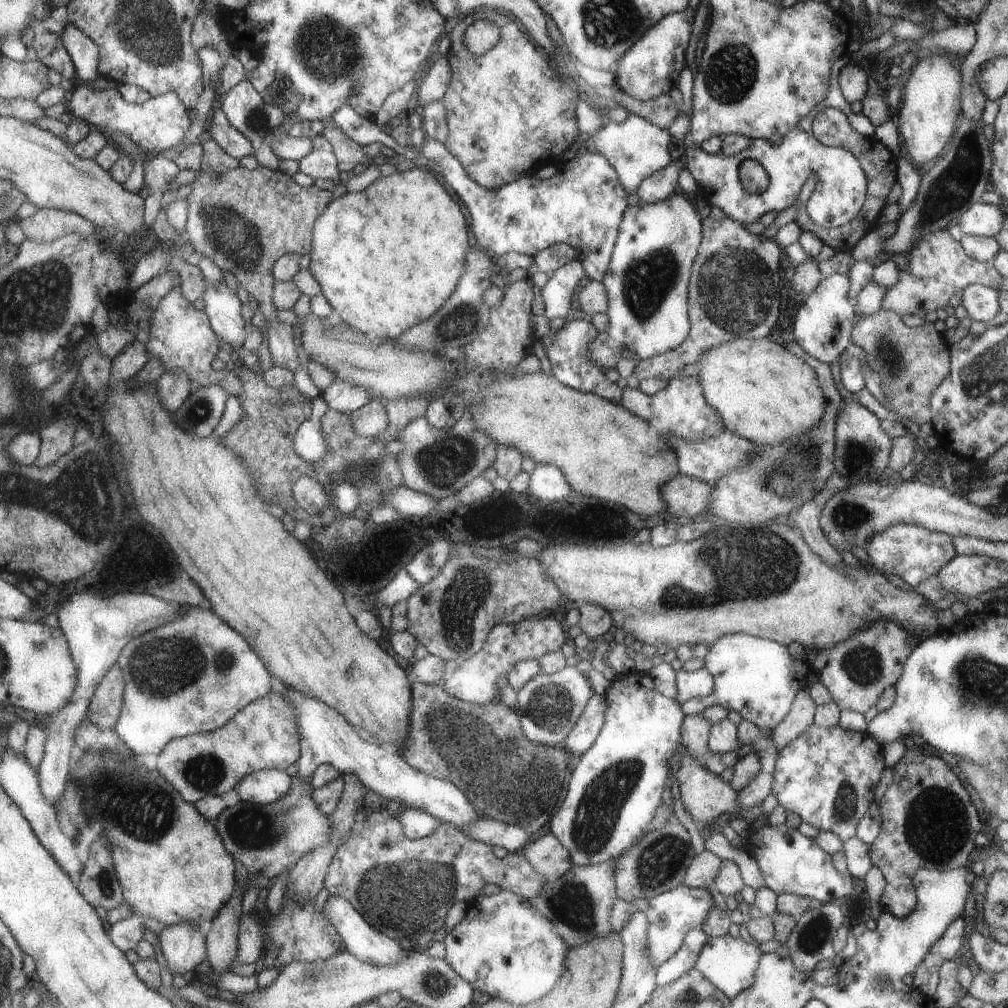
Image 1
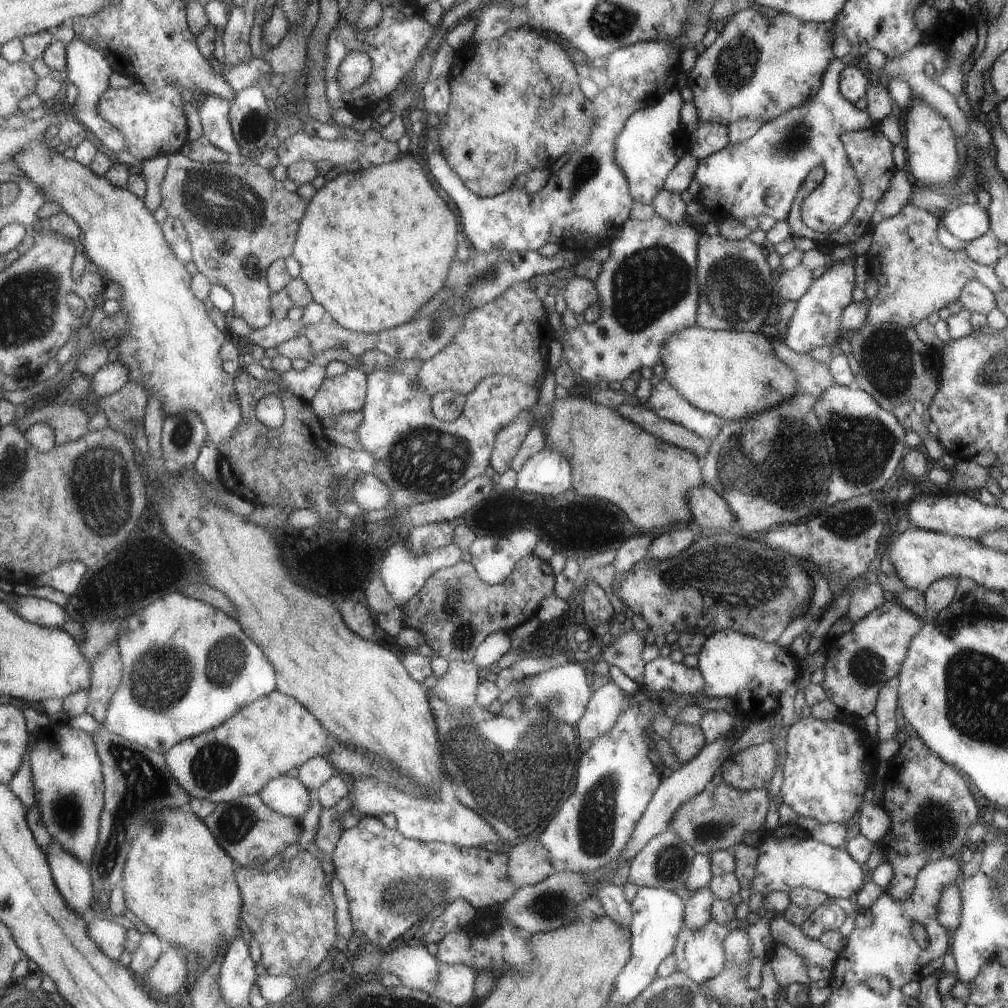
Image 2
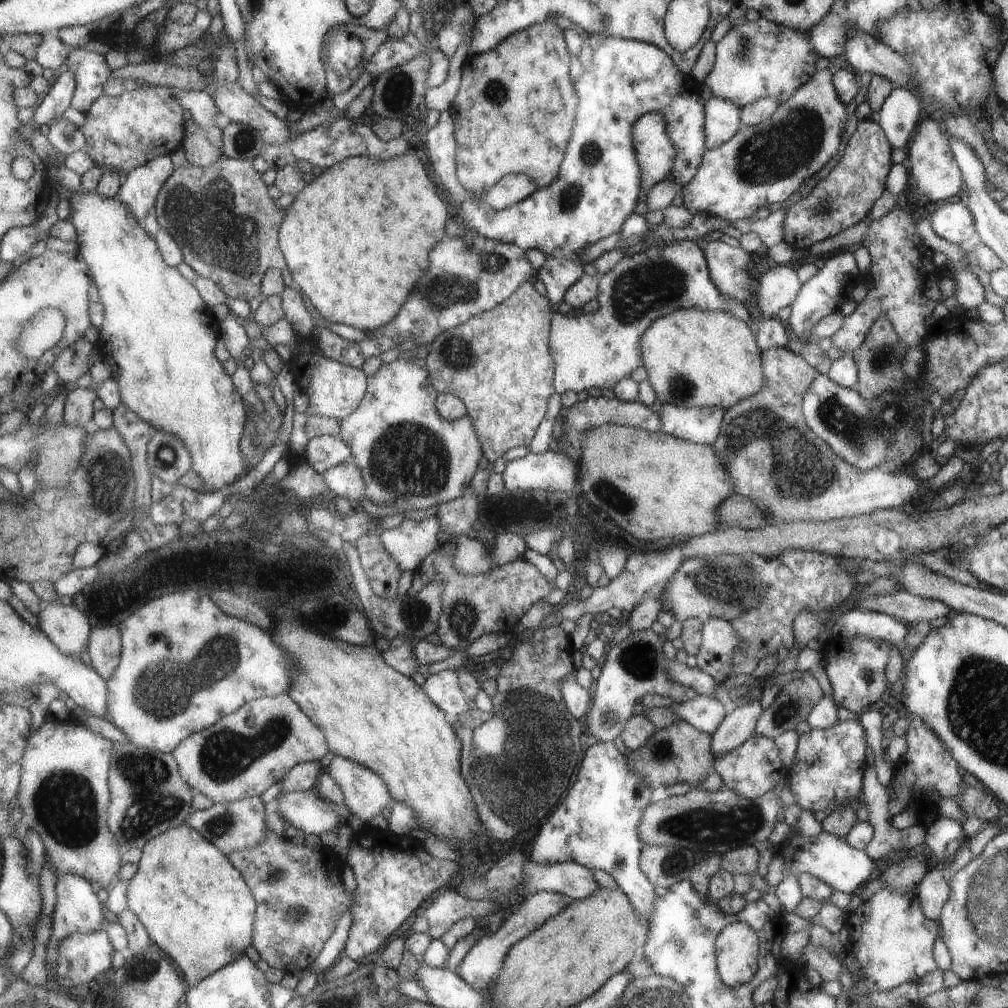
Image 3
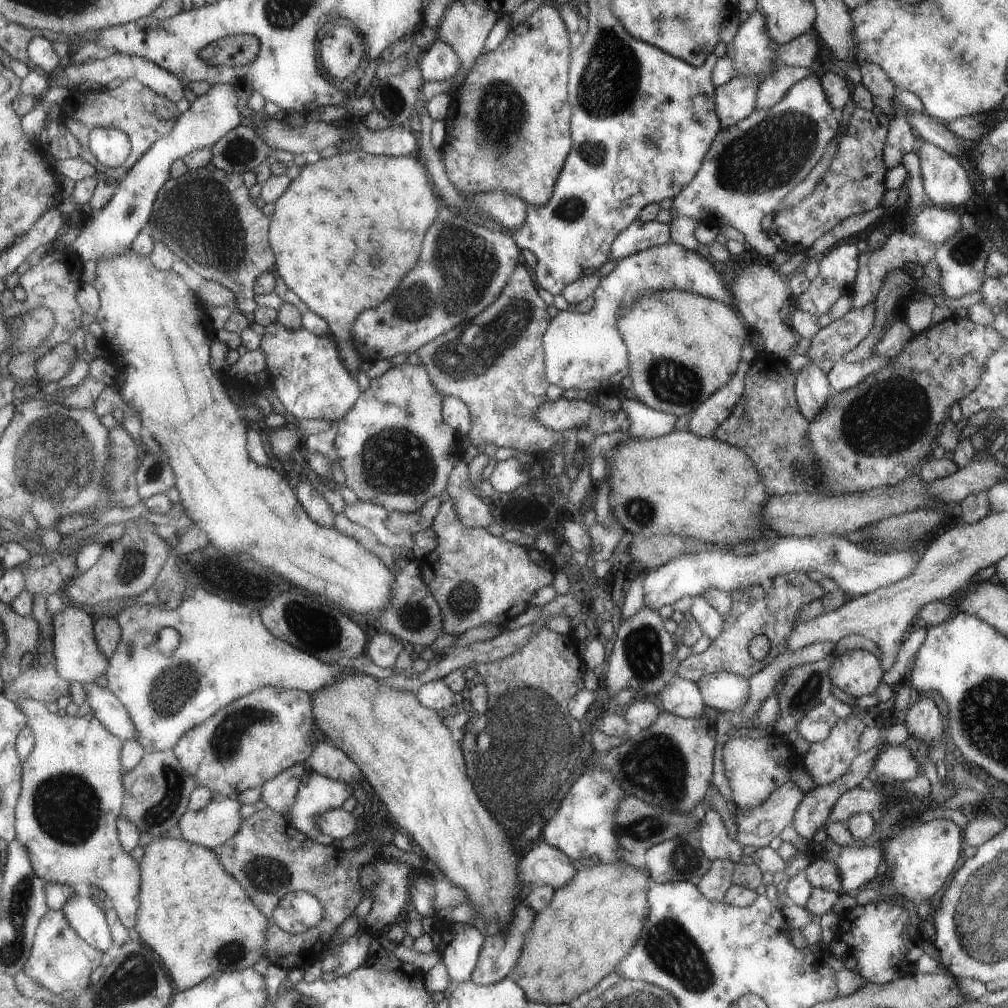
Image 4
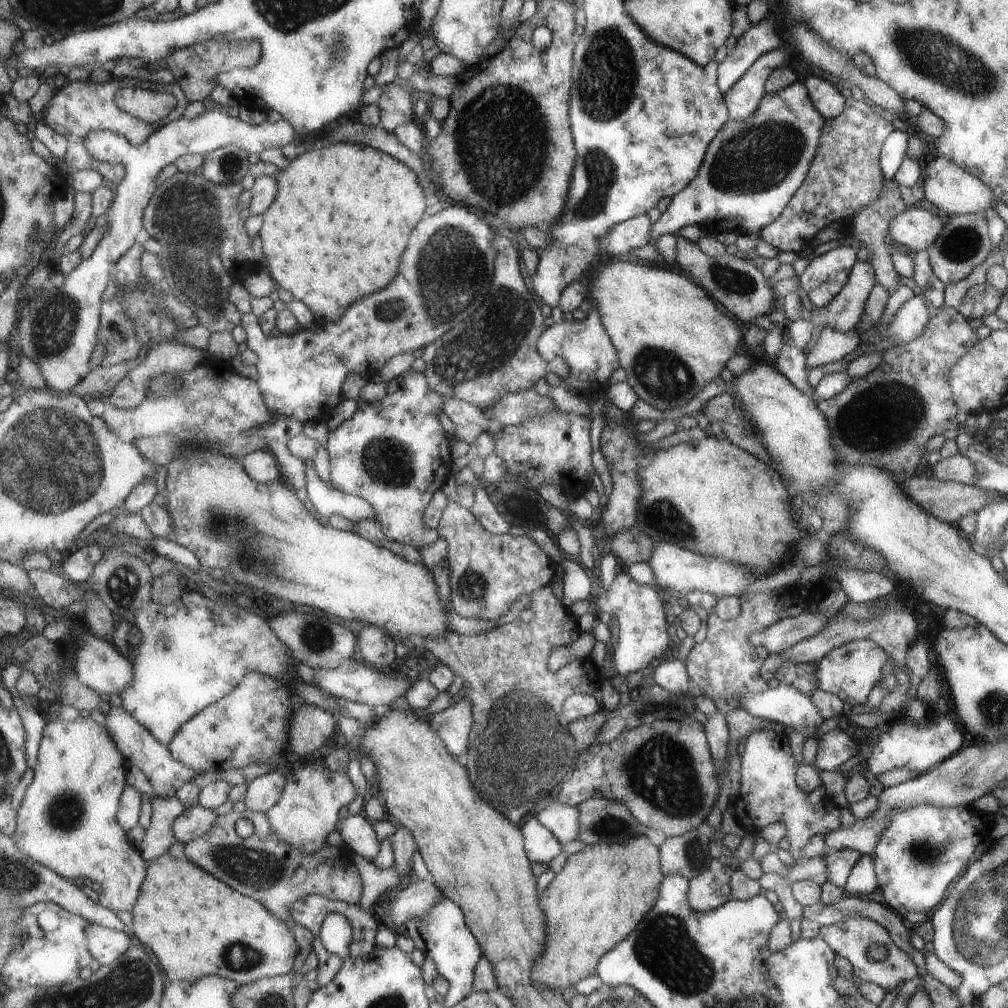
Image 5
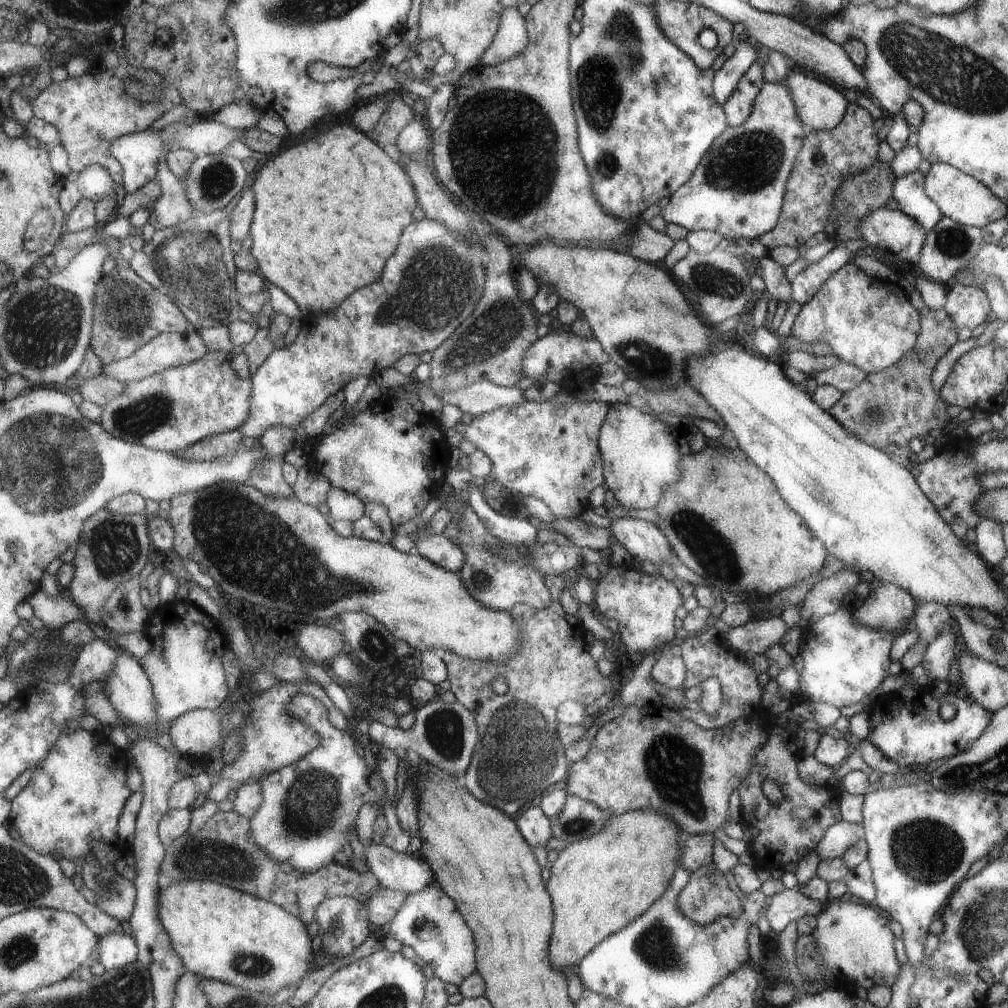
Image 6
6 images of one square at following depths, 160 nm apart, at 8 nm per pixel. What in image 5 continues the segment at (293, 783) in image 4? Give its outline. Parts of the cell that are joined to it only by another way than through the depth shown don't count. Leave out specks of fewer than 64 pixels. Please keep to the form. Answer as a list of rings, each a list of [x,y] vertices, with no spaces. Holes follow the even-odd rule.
[[[279,769],[258,776],[247,784],[243,802],[251,811],[267,812],[282,799],[287,781]]]

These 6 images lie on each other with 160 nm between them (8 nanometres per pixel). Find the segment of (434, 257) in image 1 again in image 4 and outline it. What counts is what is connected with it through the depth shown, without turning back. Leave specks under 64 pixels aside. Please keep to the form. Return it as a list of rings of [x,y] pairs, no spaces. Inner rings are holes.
[[[341,151],[332,157],[312,157],[311,160],[303,166],[299,176],[293,180],[287,192],[275,203],[275,211],[272,214],[273,228],[269,231],[269,242],[272,244],[273,252],[276,254],[276,266],[274,272],[280,276],[287,288],[293,290],[295,294],[299,294],[299,298],[305,302],[306,306],[313,313],[323,318],[328,326],[330,333],[336,340],[341,359],[345,361],[346,367],[349,368],[354,375],[359,370],[359,365],[363,359],[359,358],[358,347],[354,345],[352,328],[353,323],[360,318],[361,314],[370,308],[380,307],[385,303],[397,290],[406,277],[407,272],[411,272],[417,262],[419,262],[419,252],[421,252],[421,244],[425,240],[425,232],[435,224],[437,216],[443,206],[439,204],[439,198],[435,196],[433,184],[427,176],[427,170],[422,162],[415,159],[414,156],[408,157],[401,155],[392,157],[389,155],[365,154],[365,152]]]

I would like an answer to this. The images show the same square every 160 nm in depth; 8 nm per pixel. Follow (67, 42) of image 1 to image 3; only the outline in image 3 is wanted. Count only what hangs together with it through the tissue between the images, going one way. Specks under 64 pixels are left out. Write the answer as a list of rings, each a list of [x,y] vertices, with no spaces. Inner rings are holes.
[[[82,47],[71,52],[66,68],[73,70],[77,78],[72,107],[85,114],[93,106],[93,102],[104,96],[105,82],[112,78],[113,71],[109,68],[107,58],[103,54]]]

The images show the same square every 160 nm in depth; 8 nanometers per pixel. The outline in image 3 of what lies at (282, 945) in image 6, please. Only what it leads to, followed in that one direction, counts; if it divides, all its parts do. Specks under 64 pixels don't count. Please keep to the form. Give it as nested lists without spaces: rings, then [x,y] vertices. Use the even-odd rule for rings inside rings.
[[[185,823],[147,842],[138,862],[138,872],[134,874],[126,895],[129,908],[137,914],[149,938],[176,966],[189,988],[245,956],[247,948],[253,946],[257,904],[252,889],[225,852]]]

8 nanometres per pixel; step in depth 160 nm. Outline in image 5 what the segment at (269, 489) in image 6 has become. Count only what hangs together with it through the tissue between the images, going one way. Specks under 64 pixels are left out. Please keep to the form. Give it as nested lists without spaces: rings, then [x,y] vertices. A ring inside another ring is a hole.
[[[270,448],[257,449],[242,458],[242,463],[255,480],[272,483],[283,479],[280,464]]]

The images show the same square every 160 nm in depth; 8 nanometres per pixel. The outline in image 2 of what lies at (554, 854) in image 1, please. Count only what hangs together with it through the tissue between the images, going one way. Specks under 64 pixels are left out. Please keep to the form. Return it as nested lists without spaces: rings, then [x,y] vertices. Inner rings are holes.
[[[527,837],[523,842],[511,845],[506,857],[507,880],[518,889],[536,884],[554,872],[547,858],[547,850],[541,848],[535,838]]]

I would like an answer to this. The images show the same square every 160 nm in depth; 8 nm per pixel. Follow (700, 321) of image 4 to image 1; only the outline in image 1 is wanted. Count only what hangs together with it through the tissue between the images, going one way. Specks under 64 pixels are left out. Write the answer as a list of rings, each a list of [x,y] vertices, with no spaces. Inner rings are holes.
[[[766,337],[735,338],[711,346],[695,360],[697,382],[703,400],[722,420],[724,429],[748,442],[761,446],[781,444],[793,436],[805,434],[819,424],[825,398],[815,372],[783,346]]]

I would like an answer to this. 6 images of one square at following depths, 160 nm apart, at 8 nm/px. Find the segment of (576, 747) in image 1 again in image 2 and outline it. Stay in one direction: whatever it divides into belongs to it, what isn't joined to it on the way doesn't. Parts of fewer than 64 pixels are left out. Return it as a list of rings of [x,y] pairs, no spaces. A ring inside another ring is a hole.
[[[612,680],[592,691],[585,710],[574,725],[578,741],[592,742],[613,728],[621,710],[627,708],[627,695]]]

